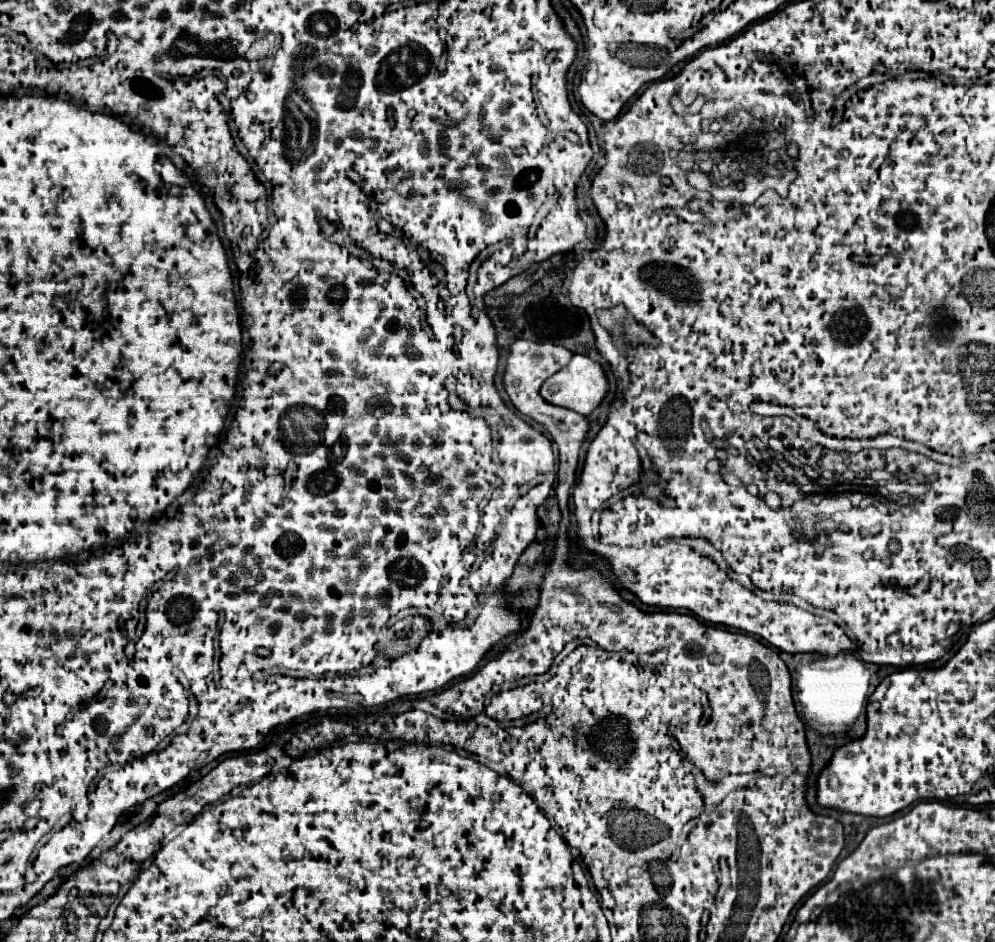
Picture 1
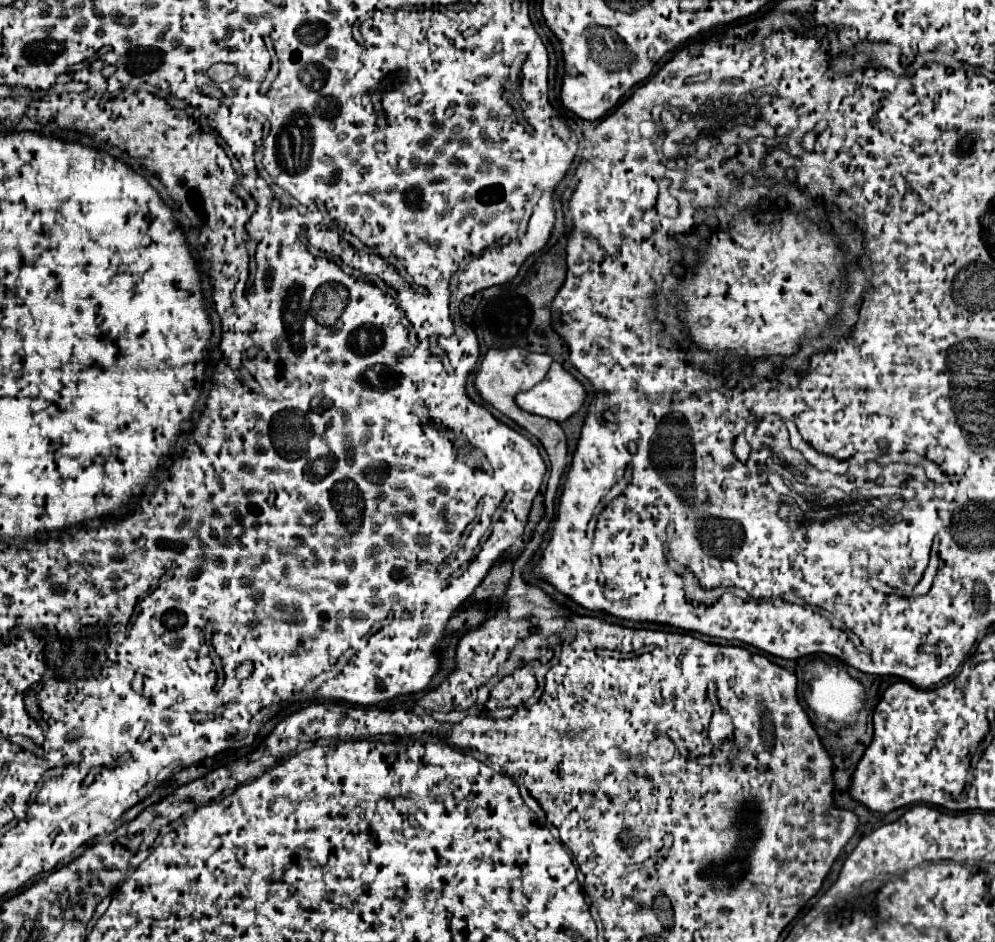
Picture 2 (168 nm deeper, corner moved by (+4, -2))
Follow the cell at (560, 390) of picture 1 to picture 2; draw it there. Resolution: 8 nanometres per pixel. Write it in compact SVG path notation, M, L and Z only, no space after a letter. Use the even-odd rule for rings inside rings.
M552 362L540 384L516 394L516 404L530 414L564 422L584 404L584 396L582 384L560 364Z

